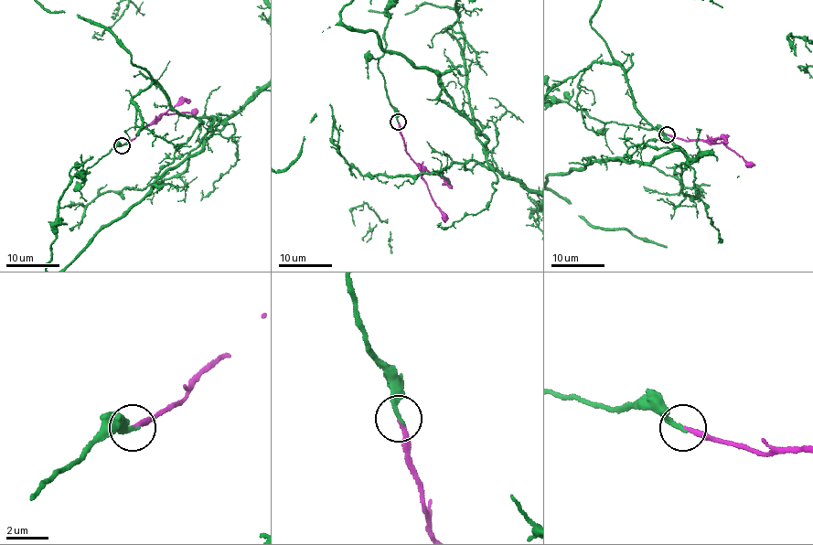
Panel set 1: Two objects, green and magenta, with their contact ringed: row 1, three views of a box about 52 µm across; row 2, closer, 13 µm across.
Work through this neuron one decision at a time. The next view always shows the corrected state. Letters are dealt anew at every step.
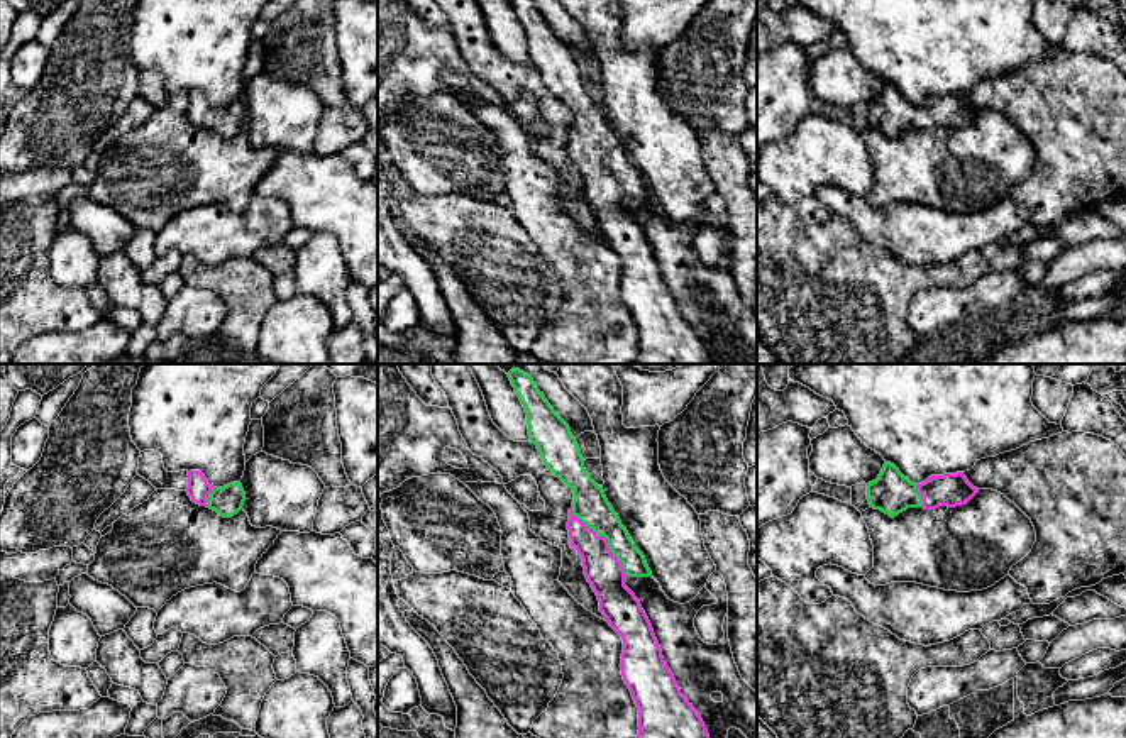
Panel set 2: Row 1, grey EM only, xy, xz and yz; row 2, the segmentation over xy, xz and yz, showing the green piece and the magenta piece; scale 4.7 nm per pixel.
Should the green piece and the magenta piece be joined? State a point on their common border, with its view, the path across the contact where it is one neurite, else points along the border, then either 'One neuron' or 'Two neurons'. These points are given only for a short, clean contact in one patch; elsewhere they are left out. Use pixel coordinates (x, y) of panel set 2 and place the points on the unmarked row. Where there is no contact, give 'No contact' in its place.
Touches green at xz (605, 158). One neuron

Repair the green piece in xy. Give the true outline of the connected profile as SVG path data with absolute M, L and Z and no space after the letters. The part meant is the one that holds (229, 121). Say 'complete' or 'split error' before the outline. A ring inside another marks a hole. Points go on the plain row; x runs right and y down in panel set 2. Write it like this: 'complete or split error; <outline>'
split error; M200 91L188 93L186 113L193 124L207 127L224 139L232 139L237 135L246 122L246 113L240 103L213 108Z

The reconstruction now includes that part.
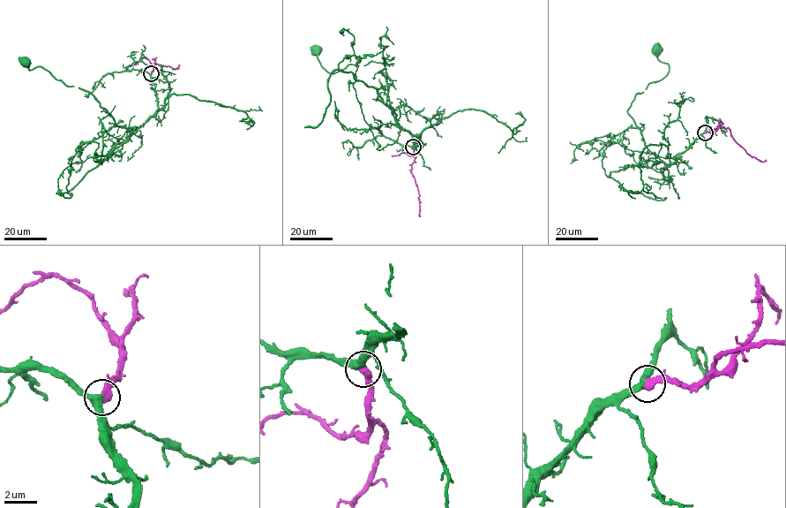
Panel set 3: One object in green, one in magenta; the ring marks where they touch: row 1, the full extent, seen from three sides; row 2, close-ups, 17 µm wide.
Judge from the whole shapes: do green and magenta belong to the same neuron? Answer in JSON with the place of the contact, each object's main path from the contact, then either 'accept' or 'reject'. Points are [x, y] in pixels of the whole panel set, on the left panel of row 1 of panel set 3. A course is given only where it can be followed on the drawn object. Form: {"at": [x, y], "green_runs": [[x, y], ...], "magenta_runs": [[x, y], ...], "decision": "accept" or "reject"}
{"at": [151, 73], "green_runs": [[151, 73], [156, 112], [130, 129], [116, 124], [87, 91], [65, 85], [43, 68], [31, 70], [26, 62]], "magenta_runs": [[151, 73], [154, 58], [154, 63], [173, 68], [178, 68], [179, 64]], "decision": "accept"}

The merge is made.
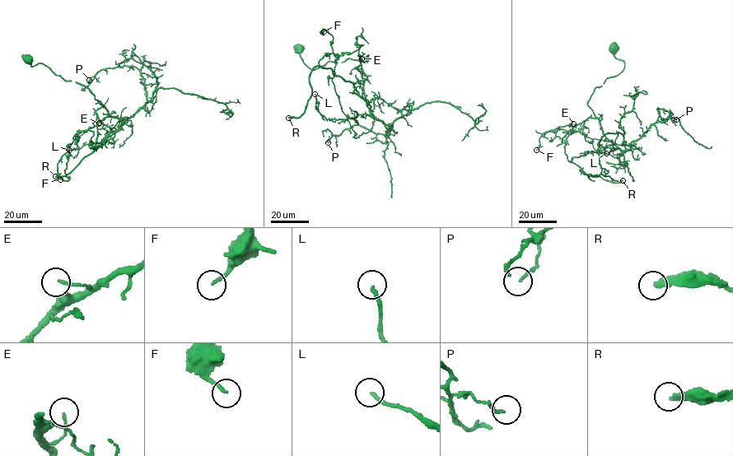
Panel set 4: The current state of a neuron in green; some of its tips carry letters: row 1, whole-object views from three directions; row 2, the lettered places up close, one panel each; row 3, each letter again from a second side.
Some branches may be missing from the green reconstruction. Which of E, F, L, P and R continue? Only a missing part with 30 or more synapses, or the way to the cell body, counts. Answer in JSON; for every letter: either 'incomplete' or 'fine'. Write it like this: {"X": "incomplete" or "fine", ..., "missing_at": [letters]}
{"E": "fine", "F": "fine", "L": "fine", "P": "fine", "R": "incomplete", "missing_at": ["R"]}

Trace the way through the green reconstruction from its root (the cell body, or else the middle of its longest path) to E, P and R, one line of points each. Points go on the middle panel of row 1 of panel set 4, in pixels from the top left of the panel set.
E: (299, 49), (303, 62), (312, 69), (329, 61), (360, 60), (361, 75), (357, 67), (361, 58)
P: (299, 49), (312, 69), (329, 61), (360, 60), (371, 114), (393, 123), (383, 134), (352, 125), (328, 142)
R: (299, 49), (312, 69), (360, 60), (368, 103), (353, 83), (316, 66), (305, 109), (288, 118)

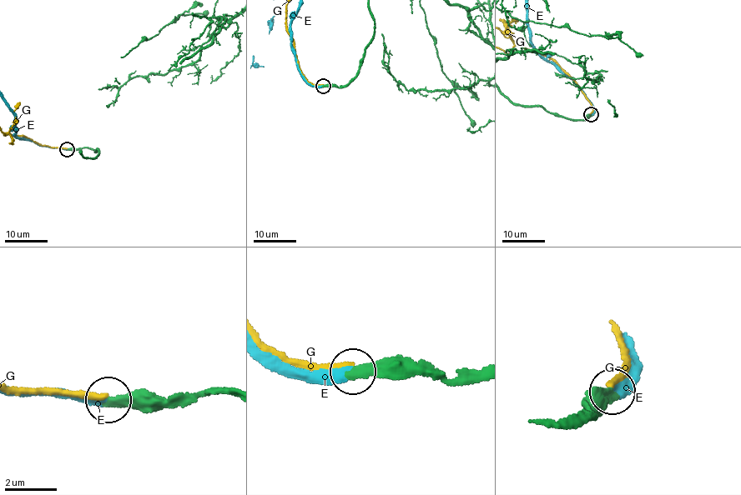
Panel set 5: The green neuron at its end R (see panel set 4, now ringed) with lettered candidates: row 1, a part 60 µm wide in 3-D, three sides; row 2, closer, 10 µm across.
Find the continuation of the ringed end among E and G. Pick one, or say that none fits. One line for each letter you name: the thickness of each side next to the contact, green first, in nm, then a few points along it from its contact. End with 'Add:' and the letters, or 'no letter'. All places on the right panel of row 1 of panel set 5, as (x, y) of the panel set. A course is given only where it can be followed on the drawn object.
E: Thickness 360 nm (green) against 280 nm
Add: E

